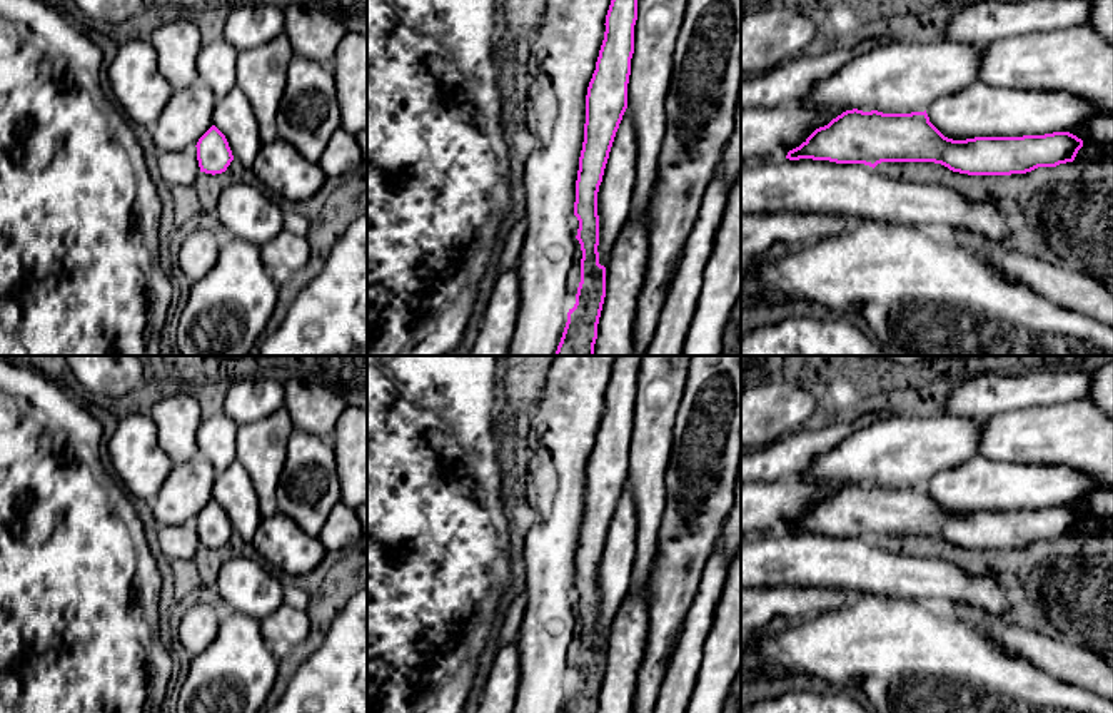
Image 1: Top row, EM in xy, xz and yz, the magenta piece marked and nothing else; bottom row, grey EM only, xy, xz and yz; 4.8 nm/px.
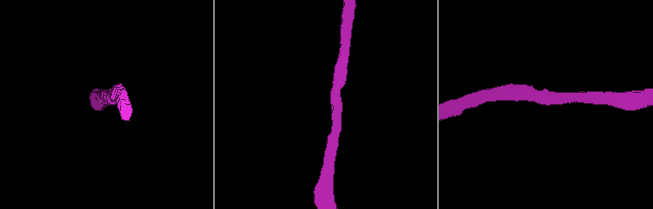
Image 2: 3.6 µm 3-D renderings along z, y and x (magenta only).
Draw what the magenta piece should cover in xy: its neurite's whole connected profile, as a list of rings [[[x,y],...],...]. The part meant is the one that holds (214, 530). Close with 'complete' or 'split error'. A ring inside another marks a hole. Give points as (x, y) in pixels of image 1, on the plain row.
[[[212,499],[197,516],[197,534],[200,546],[222,548],[234,534],[225,509]]]; complete

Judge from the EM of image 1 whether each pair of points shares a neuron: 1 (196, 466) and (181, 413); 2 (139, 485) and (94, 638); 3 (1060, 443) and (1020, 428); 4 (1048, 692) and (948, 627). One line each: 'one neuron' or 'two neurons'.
1: two neurons
2: two neurons
3: one neuron
4: one neuron

